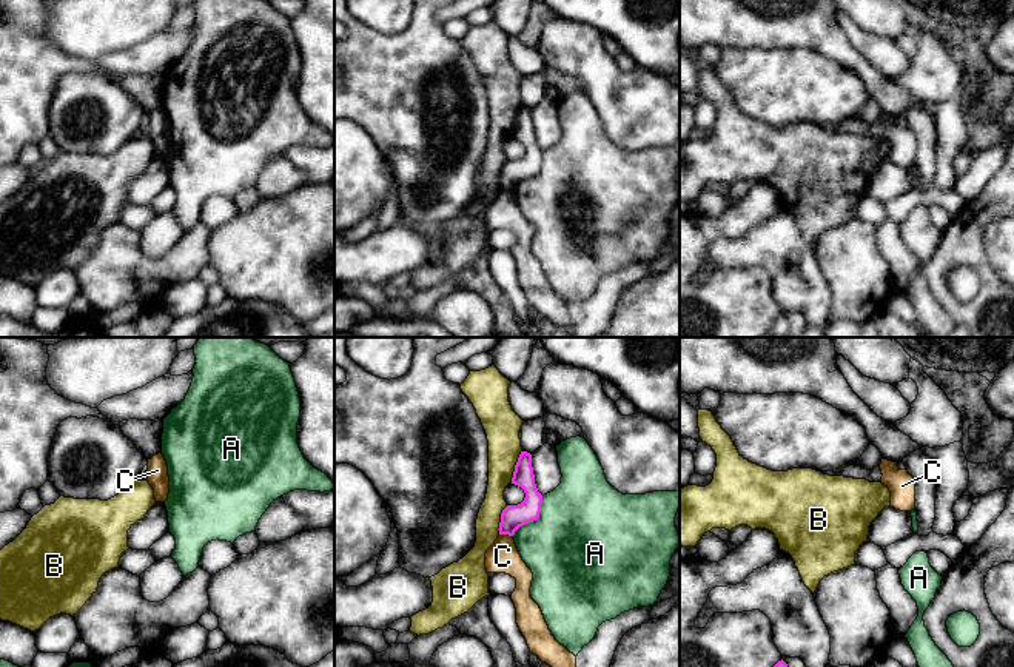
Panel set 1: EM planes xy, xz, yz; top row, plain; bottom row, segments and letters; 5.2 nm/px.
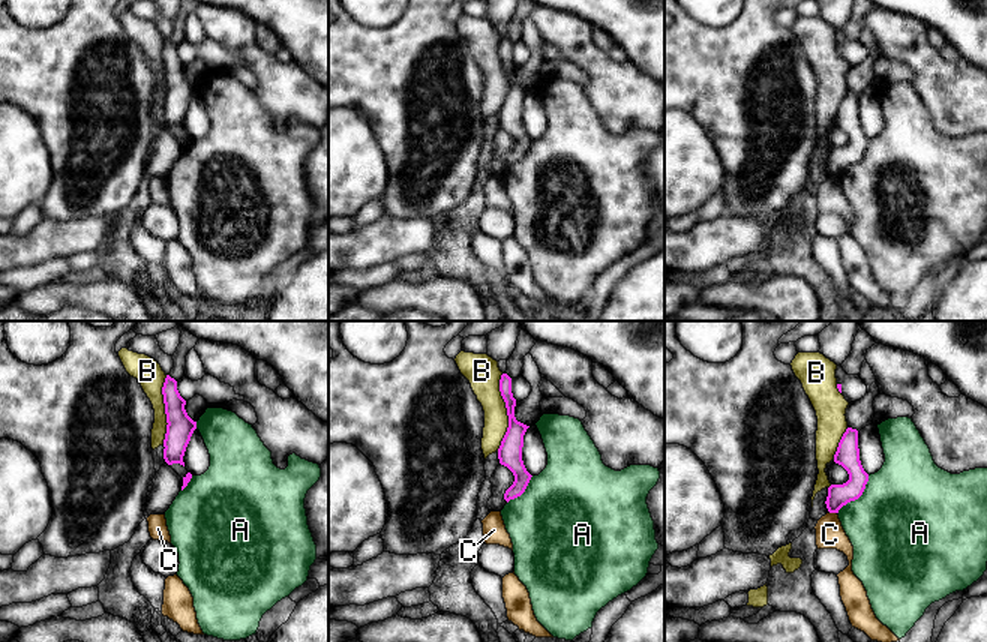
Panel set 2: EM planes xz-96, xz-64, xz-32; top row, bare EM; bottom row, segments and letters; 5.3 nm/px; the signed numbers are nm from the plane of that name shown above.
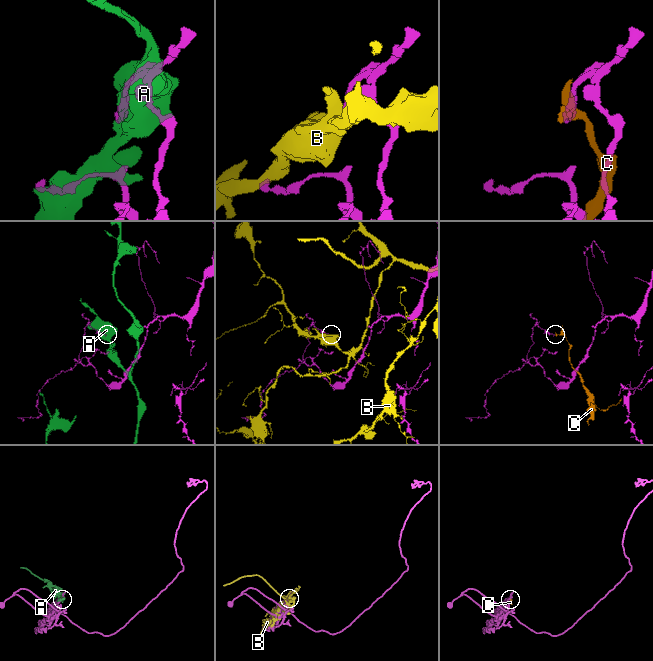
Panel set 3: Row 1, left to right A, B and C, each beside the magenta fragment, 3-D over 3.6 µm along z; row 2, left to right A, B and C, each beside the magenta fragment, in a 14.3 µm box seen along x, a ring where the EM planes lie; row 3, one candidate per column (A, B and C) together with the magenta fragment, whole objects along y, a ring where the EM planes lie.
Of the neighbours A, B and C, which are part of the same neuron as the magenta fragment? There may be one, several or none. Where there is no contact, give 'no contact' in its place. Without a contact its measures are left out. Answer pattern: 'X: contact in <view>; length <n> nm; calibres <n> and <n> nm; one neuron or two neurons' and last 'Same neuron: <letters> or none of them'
A: contact in xz; length 260 nm; calibres 130 and 480 nm; two neurons
B: contact in xz; length 190 nm; calibres 120 and 190 nm; two neurons
C: contact in xz; length 70 nm; calibres 130 and 170 nm; two neurons
Same neuron: none of them

